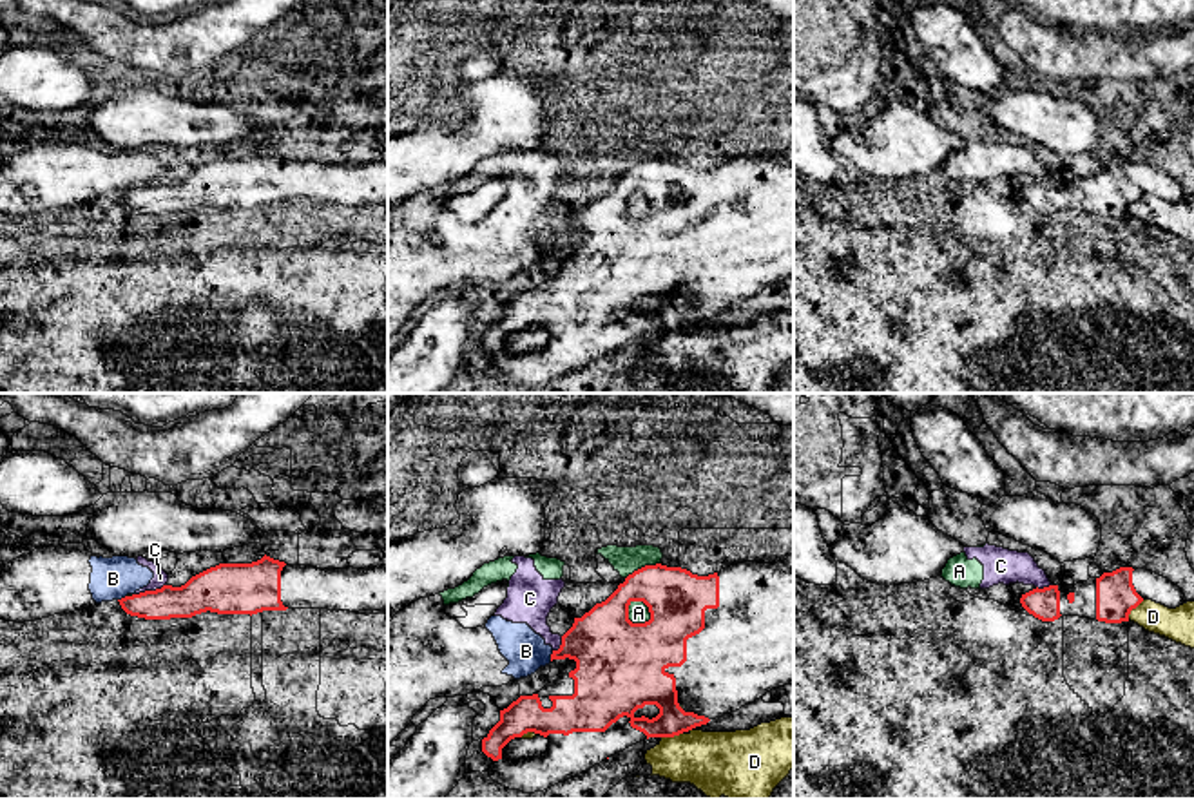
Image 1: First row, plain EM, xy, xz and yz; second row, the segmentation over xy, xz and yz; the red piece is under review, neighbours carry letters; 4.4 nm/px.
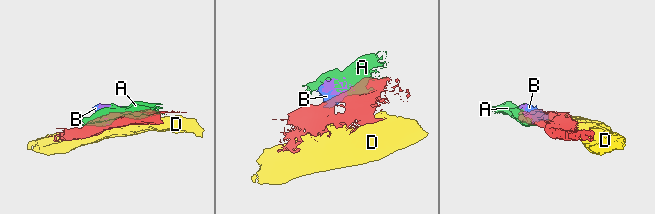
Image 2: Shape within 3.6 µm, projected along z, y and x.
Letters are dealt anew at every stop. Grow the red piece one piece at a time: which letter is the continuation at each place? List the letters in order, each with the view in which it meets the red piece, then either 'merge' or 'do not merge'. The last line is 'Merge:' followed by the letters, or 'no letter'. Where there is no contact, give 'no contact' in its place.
A: meets red in xz; do not merge
B: meets red in xz; do not merge
C: meets red in xy; do not merge
D: meets red in xz; do not merge
Merge: no letter

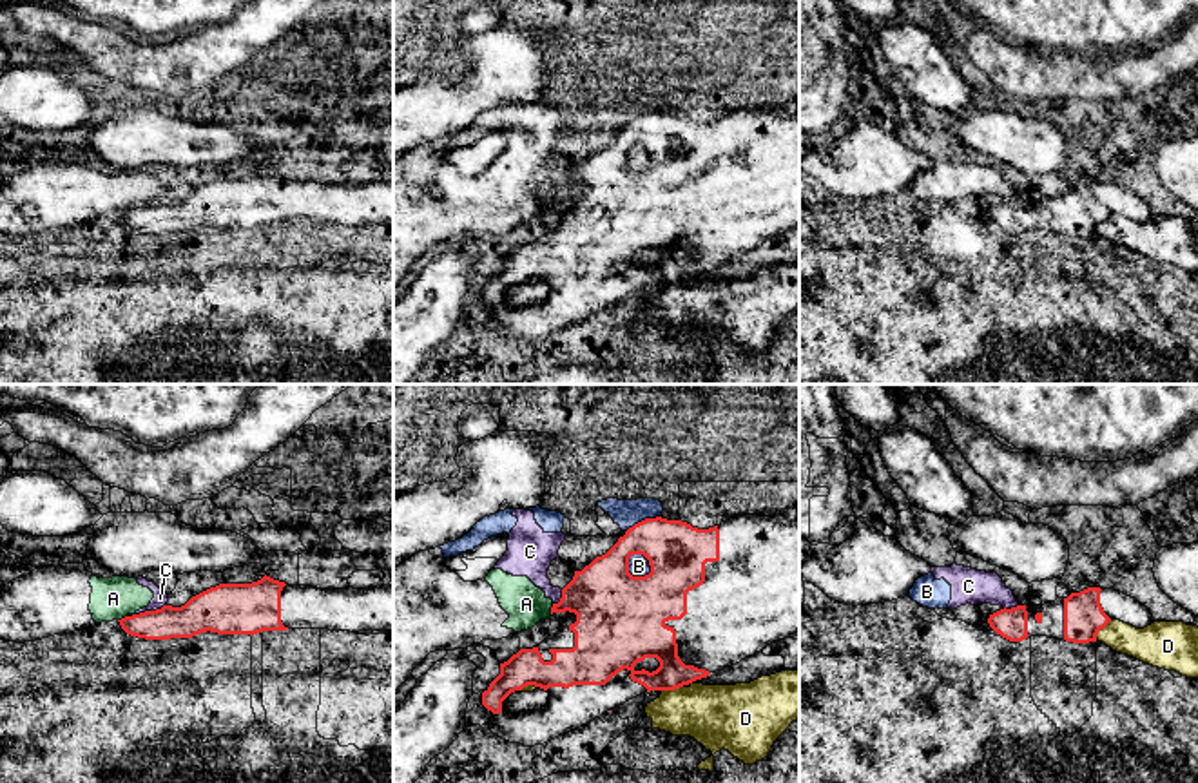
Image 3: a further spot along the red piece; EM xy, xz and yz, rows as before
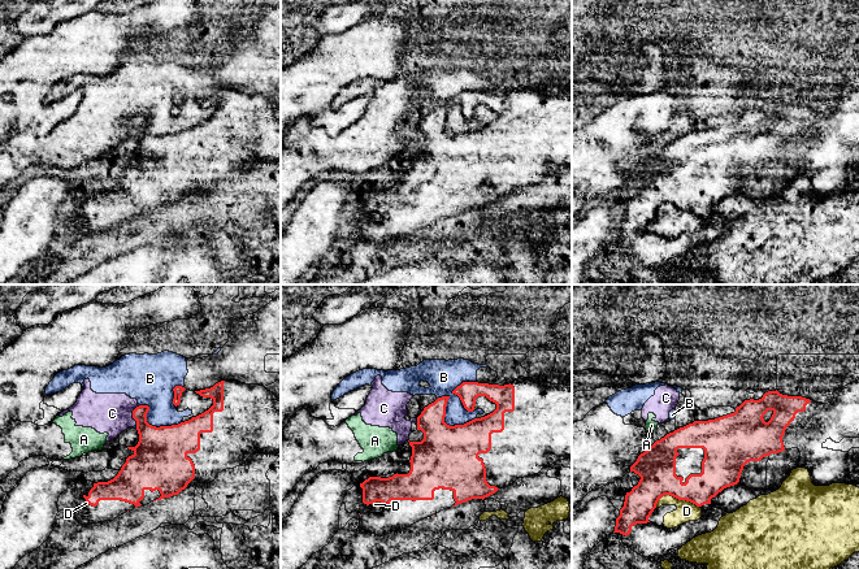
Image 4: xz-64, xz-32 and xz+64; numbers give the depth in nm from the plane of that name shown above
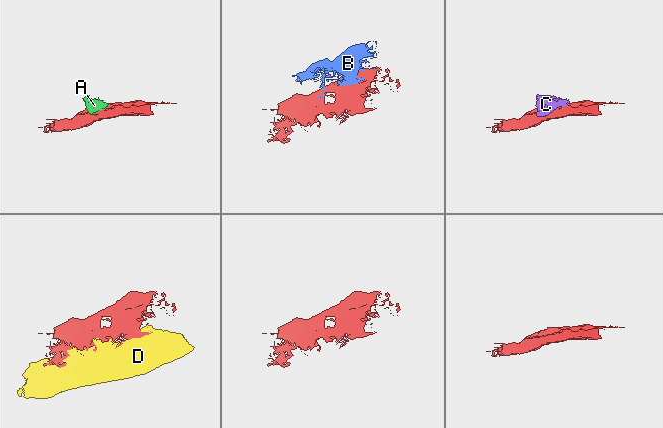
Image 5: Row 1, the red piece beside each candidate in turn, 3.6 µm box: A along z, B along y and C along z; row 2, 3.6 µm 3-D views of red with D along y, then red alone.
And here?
A: meets red in xz; do not merge
B: meets red in xz; do not merge
C: meets red in xy; do not merge
D: meets red in xz; do not merge
Merge: no letter

